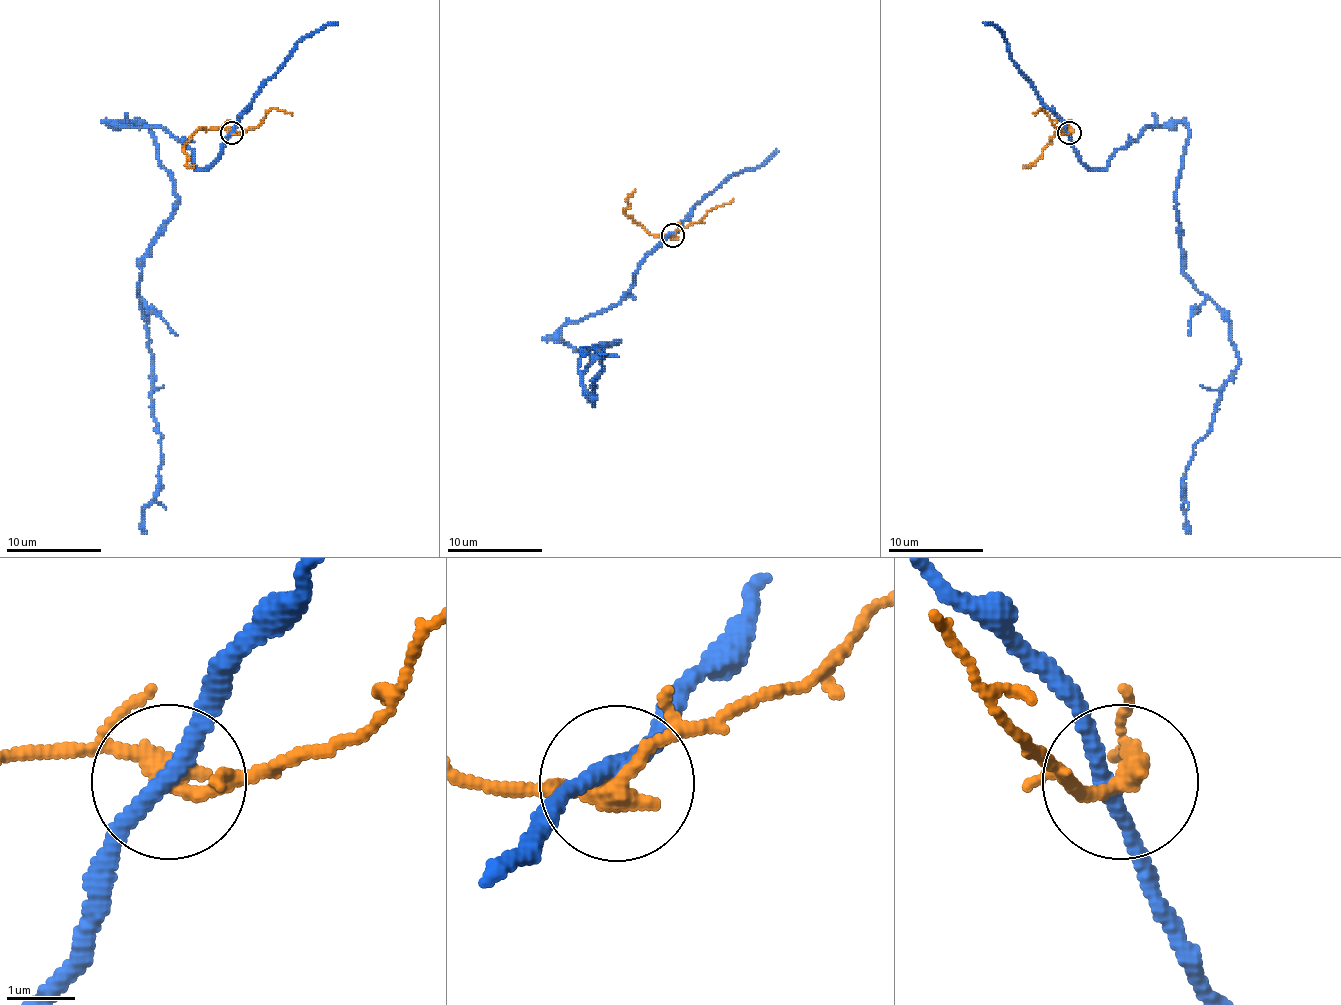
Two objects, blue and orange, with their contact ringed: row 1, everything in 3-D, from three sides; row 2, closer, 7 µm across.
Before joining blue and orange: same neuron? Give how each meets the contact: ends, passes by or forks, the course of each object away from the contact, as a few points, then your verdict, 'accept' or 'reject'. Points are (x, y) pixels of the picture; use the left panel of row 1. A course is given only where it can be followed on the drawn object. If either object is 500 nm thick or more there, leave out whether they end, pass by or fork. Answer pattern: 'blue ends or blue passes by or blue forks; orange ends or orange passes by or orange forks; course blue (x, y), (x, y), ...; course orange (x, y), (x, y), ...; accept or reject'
blue passes by; orange passes by; course blue (232, 132), (196, 168), (161, 127), (120, 127), (149, 130), (177, 208), (137, 292), (161, 445), (141, 533); course orange (232, 132), (201, 127), (192, 137), (184, 153), (194, 168); reject

